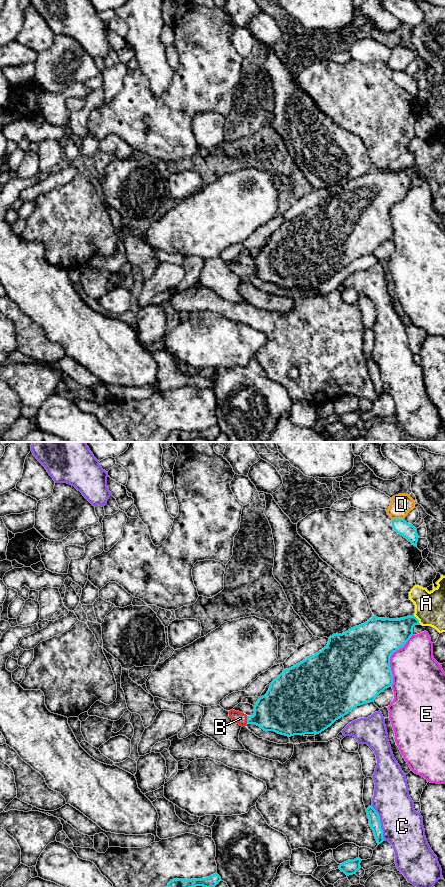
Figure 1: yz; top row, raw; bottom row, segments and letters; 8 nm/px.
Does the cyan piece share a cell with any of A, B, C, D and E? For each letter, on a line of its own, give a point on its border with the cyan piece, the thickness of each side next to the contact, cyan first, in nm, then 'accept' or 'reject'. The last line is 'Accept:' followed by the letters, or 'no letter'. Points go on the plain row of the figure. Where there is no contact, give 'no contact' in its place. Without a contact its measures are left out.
A: yz (417, 171) | 260/240 nm | reject
B: yz (247, 271) | 320/100 nm | accept
C: yz (380, 374) | 100/320 nm | reject
D: yz (398, 71) | 120/170 nm | reject
E: yz (389, 211) | 500/380 nm | reject
Accept: B

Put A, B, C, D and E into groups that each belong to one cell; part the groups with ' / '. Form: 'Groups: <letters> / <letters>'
Groups: A / B / C / D / E

